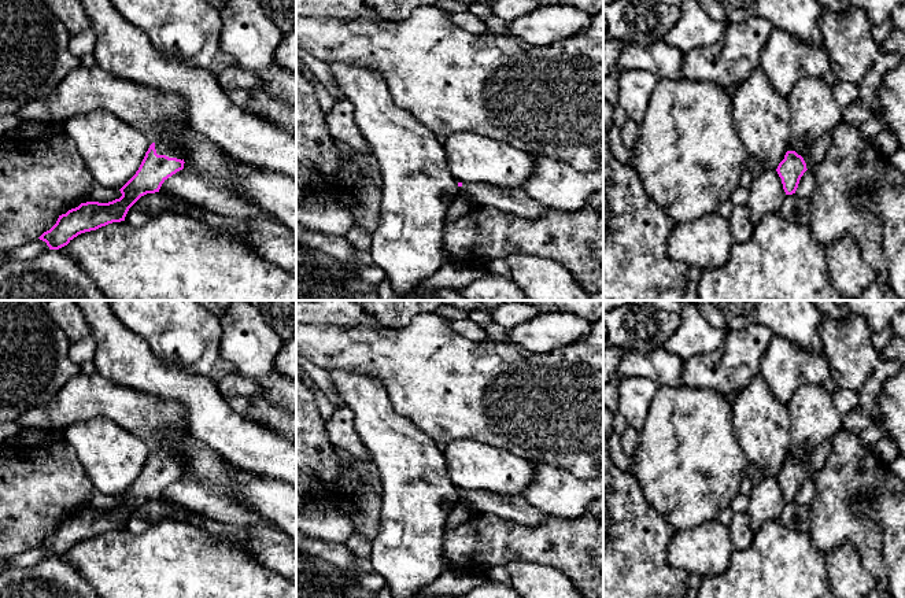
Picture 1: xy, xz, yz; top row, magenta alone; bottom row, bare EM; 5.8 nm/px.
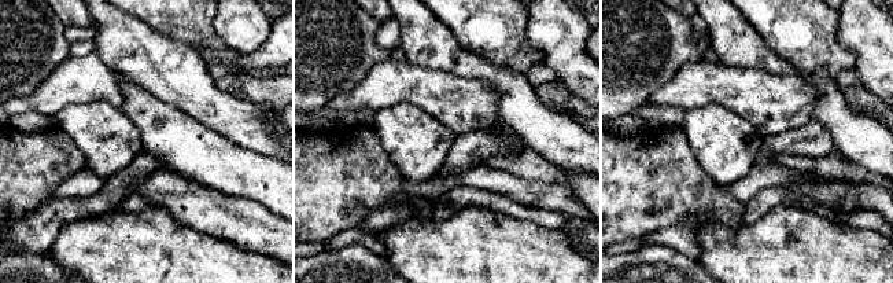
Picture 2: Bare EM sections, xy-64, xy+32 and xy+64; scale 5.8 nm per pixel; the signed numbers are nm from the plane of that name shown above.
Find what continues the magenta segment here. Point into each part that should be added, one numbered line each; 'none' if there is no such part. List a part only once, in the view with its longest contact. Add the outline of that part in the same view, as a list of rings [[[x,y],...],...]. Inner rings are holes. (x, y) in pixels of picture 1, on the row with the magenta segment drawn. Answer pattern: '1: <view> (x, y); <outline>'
1: xy (169, 150); [[[156,143],[155,150],[156,150],[158,155],[166,155],[169,158],[177,158],[177,159],[181,159],[181,160],[184,159],[180,150],[173,144]]]

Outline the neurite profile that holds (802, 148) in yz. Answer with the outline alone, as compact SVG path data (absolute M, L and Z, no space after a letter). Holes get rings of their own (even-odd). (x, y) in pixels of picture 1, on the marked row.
M793 137L787 151L795 151L798 155L801 155L806 163L806 169L808 170L813 170L813 165L810 162L810 148L809 148L810 143L805 143L799 139Z

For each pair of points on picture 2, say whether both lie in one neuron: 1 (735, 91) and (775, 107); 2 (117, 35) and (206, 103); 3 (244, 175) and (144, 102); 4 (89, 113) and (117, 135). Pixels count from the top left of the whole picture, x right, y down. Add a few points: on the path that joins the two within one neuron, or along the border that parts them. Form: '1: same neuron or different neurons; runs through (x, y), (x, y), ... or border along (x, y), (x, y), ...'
1: same neuron; runs through (745, 91), (766, 100)
2: same neuron; runs through (139, 52), (172, 70), (184, 81)
3: same neuron; runs through (220, 165), (207, 158), (169, 120)
4: same neuron; runs through (96, 120), (110, 133)

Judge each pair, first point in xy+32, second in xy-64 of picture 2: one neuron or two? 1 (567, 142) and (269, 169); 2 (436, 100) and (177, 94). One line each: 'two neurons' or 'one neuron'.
1: two neurons
2: two neurons

